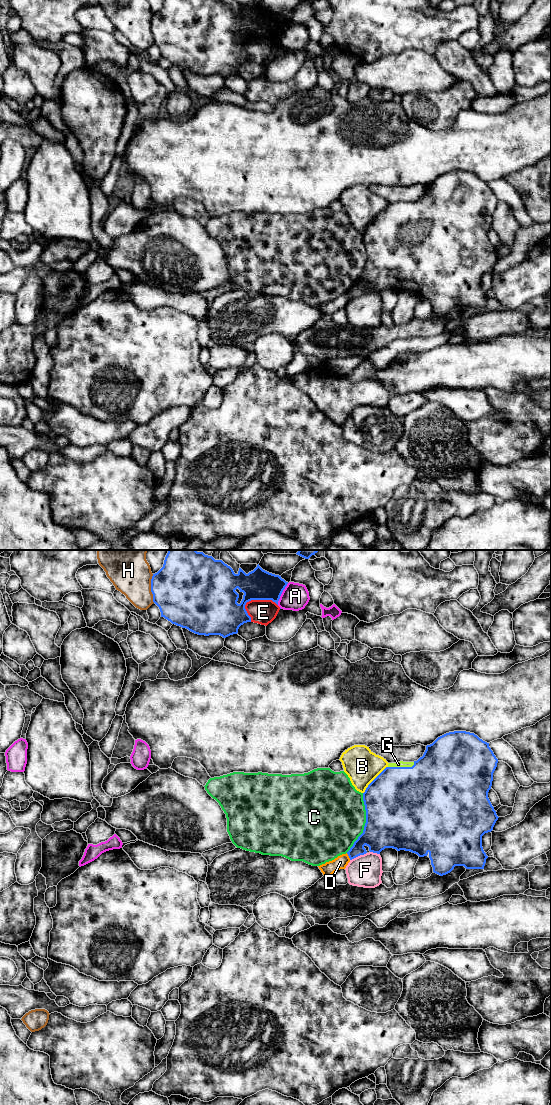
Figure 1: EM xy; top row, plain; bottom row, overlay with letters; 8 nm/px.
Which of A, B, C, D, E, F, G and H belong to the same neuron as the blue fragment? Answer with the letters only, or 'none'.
G

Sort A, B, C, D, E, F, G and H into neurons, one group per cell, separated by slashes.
A / B / C / D / E / F / G / H

